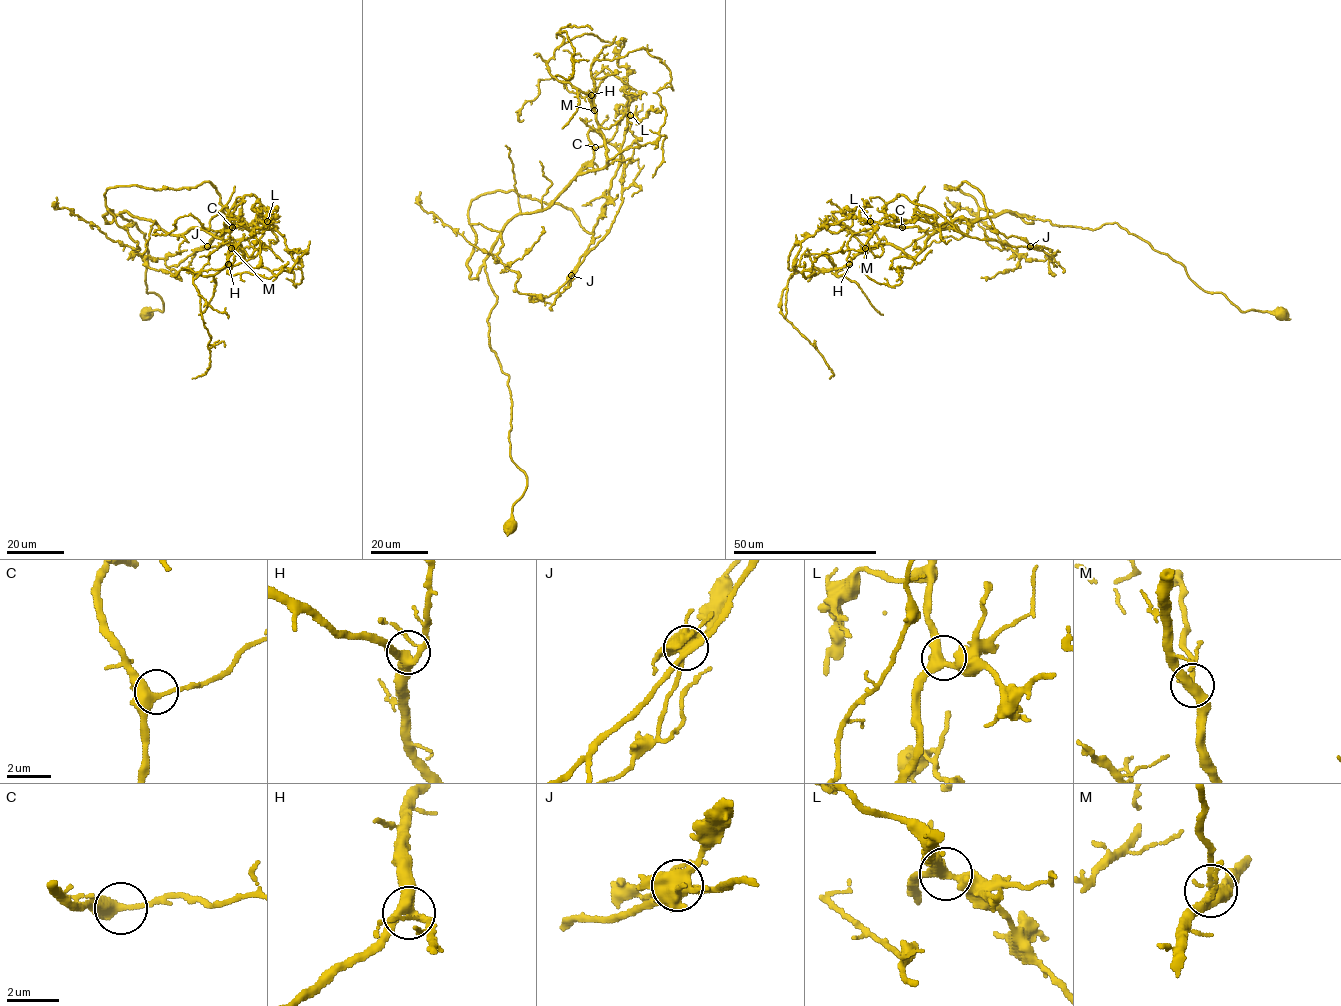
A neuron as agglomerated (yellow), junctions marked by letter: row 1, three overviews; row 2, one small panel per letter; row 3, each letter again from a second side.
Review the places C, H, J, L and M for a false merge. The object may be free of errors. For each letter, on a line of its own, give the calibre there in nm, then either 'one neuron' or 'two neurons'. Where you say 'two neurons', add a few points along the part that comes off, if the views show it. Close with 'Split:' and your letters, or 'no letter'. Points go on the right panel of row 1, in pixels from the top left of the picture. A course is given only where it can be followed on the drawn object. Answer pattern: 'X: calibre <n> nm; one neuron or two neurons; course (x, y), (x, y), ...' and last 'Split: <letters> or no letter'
C: calibre 340 nm; one neuron
H: calibre 400 nm; one neuron
J: calibre 600 nm; one neuron
L: calibre 400 nm; one neuron
M: calibre 360 nm; one neuron
Split: no letter

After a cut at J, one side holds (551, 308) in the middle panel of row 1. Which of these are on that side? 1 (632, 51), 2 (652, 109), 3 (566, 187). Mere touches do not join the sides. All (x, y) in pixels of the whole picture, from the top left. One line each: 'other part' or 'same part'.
1: same part
2: other part
3: same part

